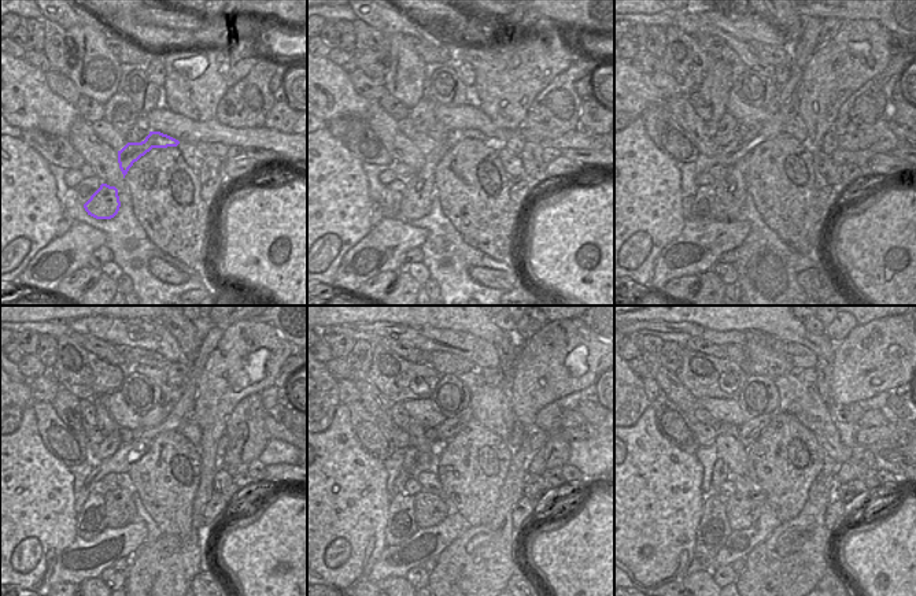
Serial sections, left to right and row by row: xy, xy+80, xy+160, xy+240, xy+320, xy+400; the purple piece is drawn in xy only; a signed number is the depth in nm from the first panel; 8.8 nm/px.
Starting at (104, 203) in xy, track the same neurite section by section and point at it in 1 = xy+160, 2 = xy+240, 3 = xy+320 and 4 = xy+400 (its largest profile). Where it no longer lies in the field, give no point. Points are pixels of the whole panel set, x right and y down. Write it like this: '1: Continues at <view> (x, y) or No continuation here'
1: Continues at xy+160 (730, 196)
2: Continues at xy+240 (119, 507)
3: Continues at xy+320 (429, 510)
4: Continues at xy+400 (742, 513)

